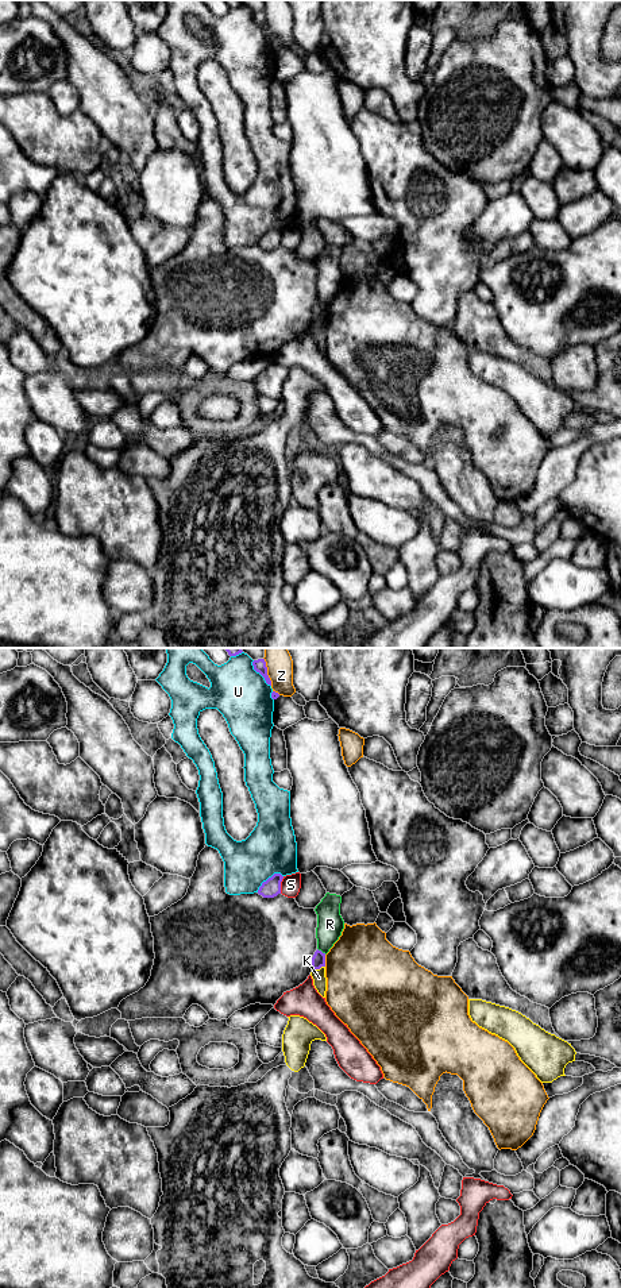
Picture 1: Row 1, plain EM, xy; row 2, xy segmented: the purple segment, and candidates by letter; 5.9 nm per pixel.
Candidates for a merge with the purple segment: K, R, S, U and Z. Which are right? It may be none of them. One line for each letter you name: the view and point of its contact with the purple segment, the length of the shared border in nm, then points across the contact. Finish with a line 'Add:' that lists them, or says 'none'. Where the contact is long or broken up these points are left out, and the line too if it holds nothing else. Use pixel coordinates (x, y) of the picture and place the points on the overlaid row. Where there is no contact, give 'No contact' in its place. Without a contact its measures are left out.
Add: none

